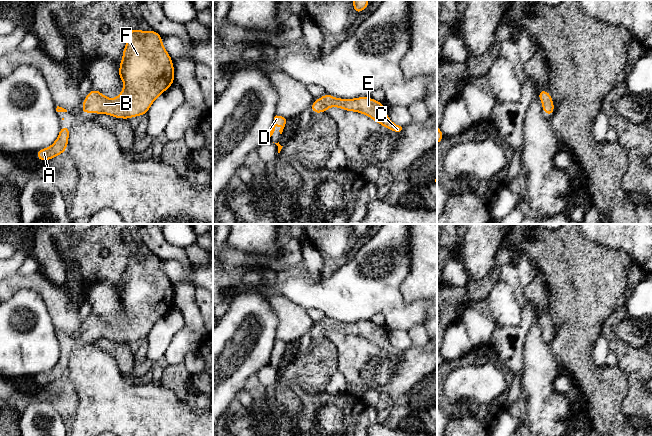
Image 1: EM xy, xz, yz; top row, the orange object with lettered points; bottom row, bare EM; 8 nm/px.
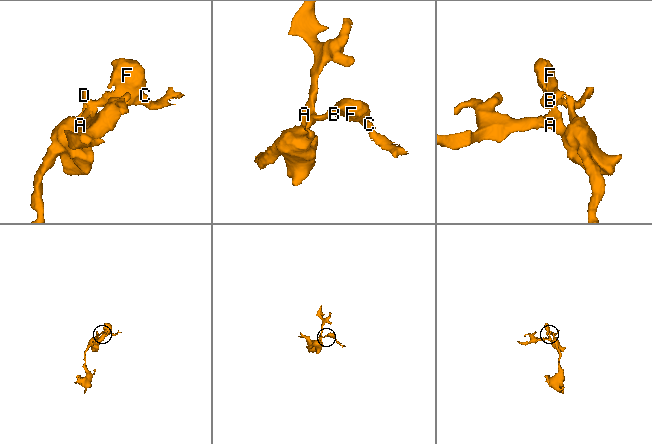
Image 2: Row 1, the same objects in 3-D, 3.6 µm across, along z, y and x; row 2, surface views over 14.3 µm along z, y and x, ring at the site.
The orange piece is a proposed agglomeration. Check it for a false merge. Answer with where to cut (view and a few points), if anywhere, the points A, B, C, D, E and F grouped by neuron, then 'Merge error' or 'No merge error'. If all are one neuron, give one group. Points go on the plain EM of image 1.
No split. Groups: A B C D E F. No merge error

